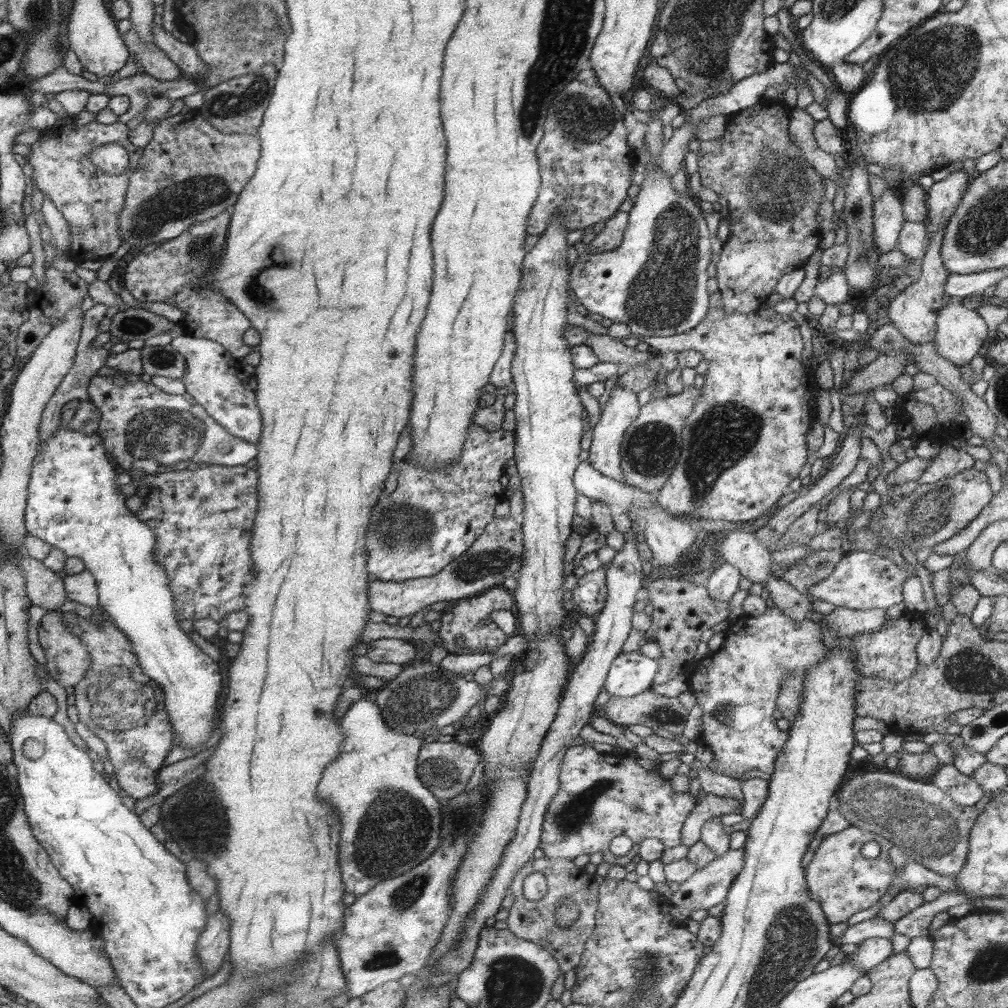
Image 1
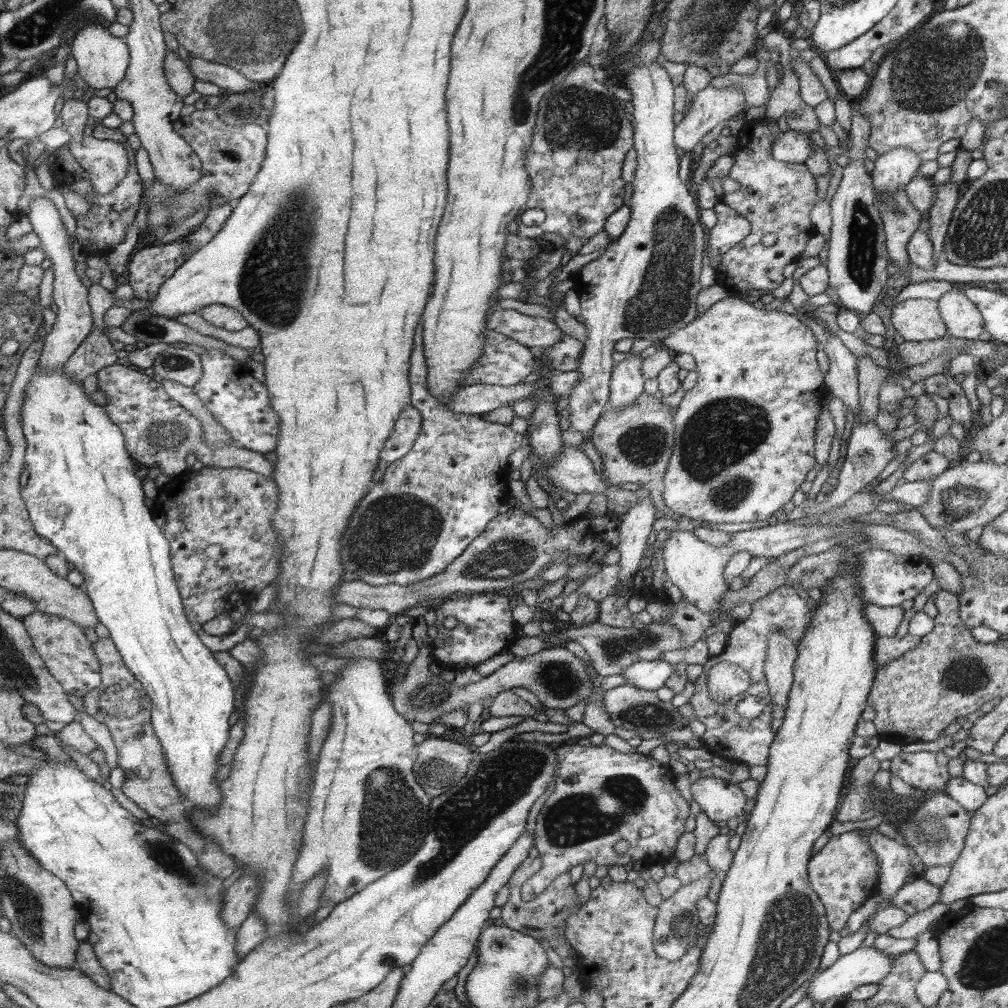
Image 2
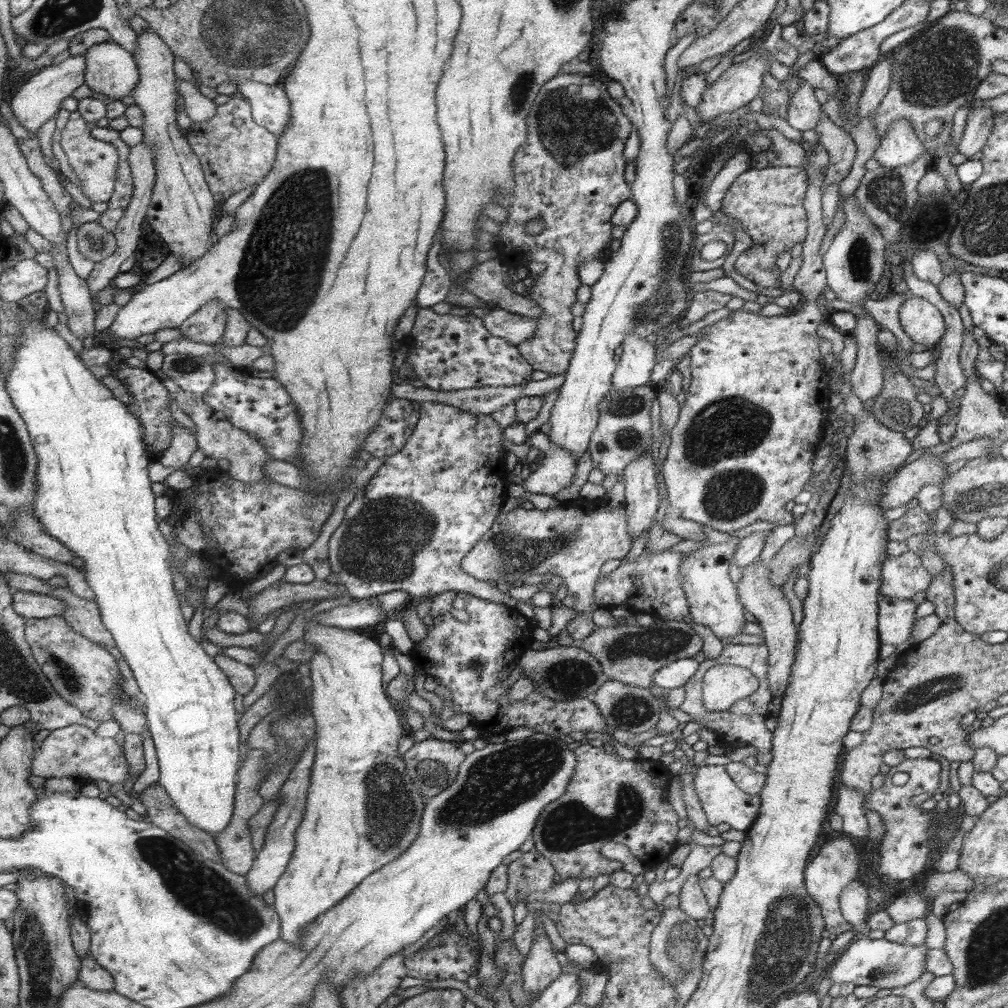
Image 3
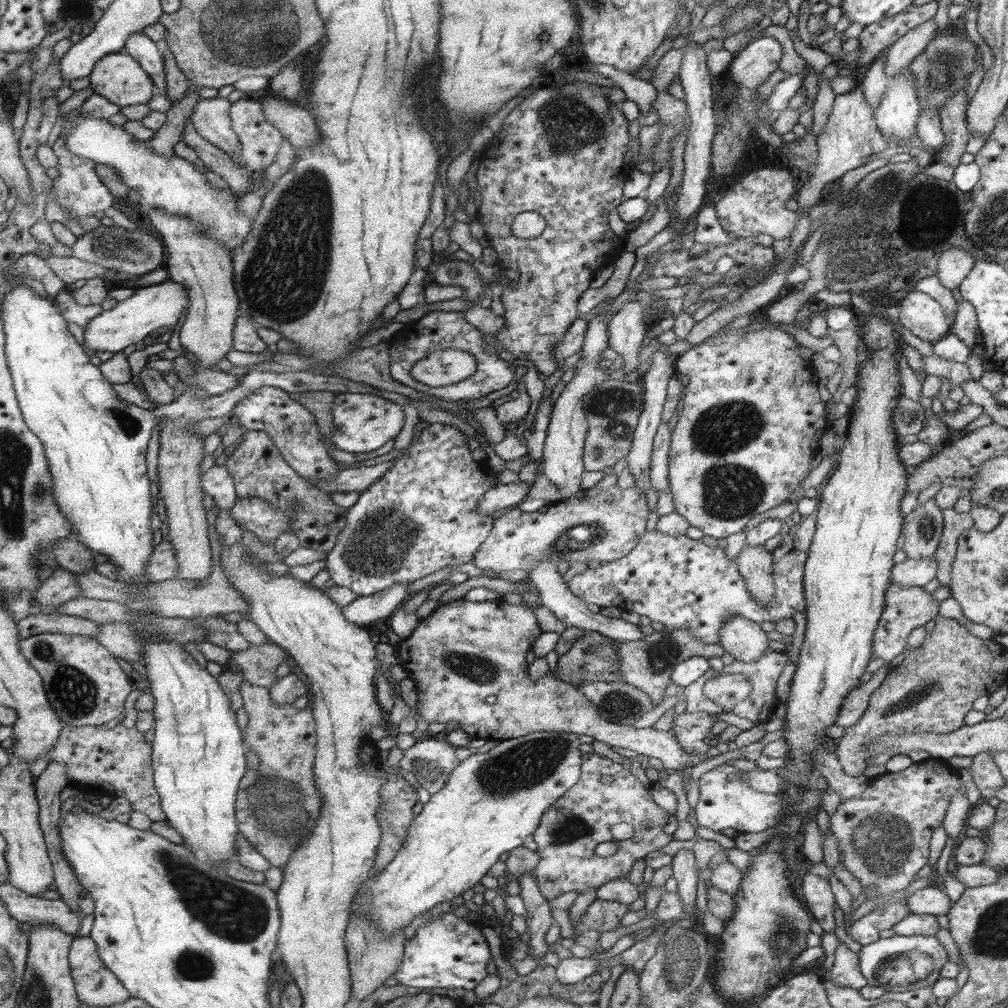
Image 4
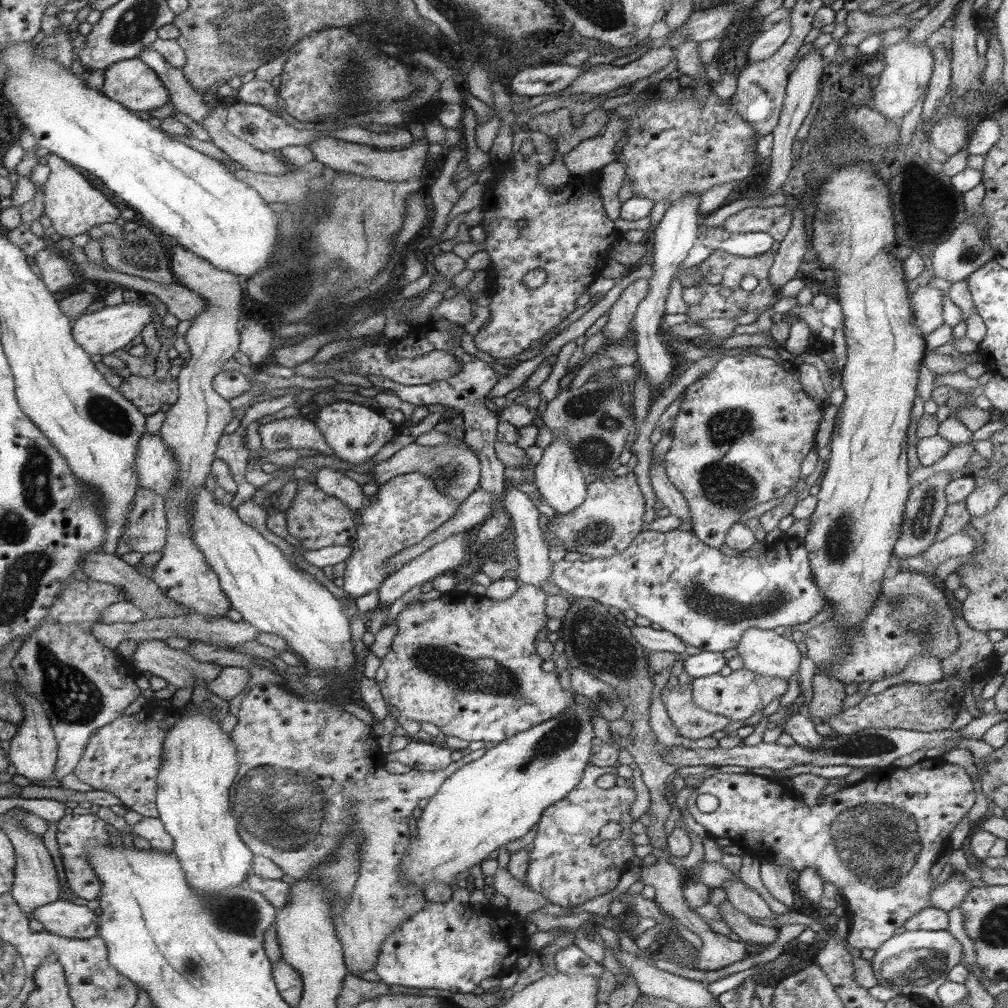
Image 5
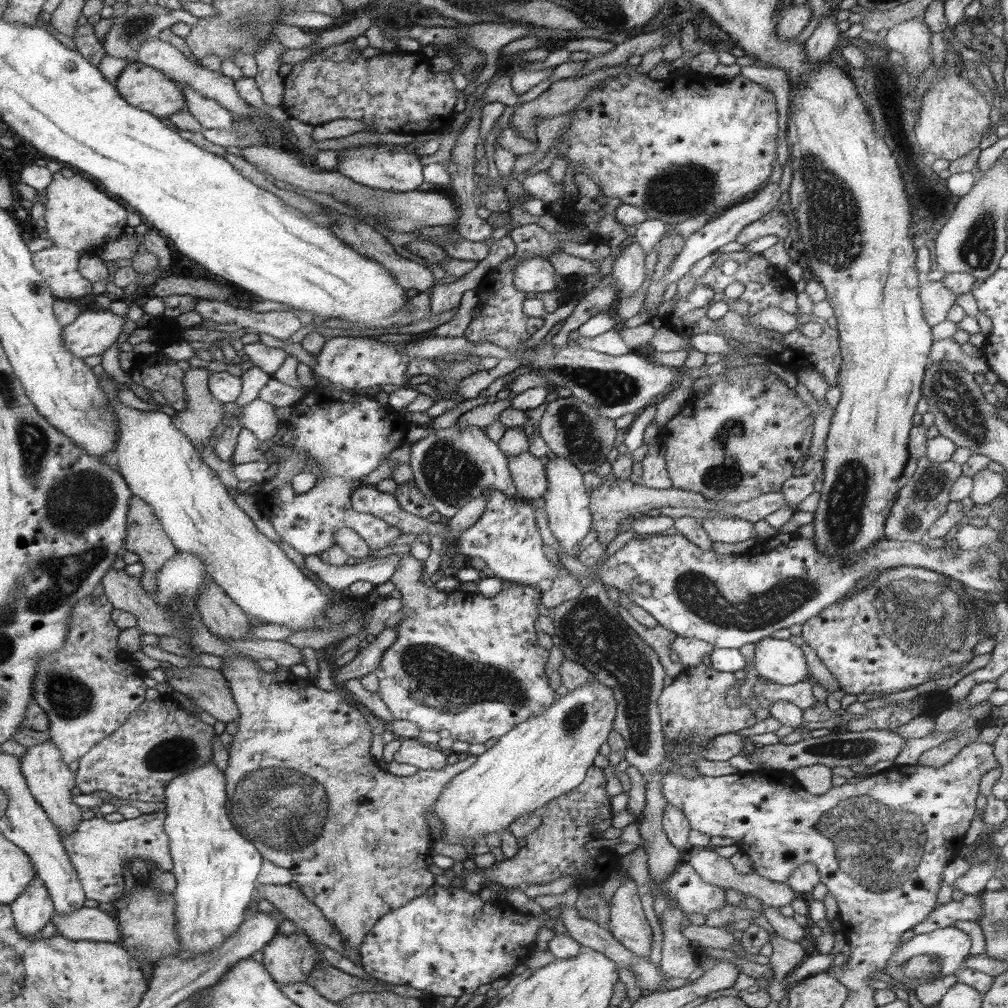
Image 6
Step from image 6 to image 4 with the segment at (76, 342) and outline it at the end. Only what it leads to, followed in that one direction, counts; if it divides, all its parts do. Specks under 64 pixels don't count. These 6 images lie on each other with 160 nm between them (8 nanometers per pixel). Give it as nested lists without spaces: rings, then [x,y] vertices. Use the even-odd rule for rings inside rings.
[[[168,281],[158,286],[136,288],[134,296],[120,301],[89,322],[84,328],[84,346],[92,351],[118,353],[134,342],[140,344],[144,336],[158,328],[170,328],[173,331],[189,301],[186,288],[178,282]]]

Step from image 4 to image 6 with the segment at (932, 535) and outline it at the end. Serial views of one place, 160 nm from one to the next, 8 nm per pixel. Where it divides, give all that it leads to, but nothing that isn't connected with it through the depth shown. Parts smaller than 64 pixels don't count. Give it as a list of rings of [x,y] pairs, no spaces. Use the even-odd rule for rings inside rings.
[[[921,453],[918,455],[917,469],[899,490],[899,497],[892,506],[886,522],[886,537],[900,542],[908,540],[921,542],[927,539],[928,529],[938,520],[950,504],[950,489],[957,478],[962,476],[961,464],[956,462],[934,462]]]

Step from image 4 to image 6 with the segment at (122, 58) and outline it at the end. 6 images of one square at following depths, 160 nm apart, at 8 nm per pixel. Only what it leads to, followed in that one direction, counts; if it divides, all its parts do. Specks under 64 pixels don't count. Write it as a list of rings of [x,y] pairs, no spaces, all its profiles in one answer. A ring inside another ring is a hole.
[[[137,60],[124,67],[114,85],[132,106],[151,111],[163,120],[187,108],[186,95],[178,82],[156,67]]]

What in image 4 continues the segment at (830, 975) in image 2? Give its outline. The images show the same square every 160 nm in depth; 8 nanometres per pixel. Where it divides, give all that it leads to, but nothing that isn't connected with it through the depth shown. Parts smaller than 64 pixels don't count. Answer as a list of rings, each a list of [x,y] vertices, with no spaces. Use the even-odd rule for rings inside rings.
[[[898,936],[879,938],[869,945],[862,945],[857,952],[860,973],[869,986],[882,987],[884,991],[908,991],[932,986],[940,980],[941,966],[949,959],[944,946],[932,936]]]

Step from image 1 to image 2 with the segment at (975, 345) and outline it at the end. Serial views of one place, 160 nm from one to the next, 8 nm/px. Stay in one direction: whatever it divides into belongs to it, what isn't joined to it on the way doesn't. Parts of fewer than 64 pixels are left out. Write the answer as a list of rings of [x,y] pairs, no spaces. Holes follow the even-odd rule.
[[[960,288],[948,291],[937,302],[950,337],[971,341],[980,338],[980,334],[985,330],[981,312]]]

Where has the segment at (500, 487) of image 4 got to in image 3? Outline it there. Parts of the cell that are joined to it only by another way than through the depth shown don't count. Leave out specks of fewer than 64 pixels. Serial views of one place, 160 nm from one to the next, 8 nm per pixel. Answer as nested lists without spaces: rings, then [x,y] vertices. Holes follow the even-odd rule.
[[[540,430],[530,435],[528,444],[535,452],[540,452],[542,459],[529,470],[530,475],[521,486],[525,492],[554,498],[560,490],[572,484],[578,460],[569,450],[555,445]]]

